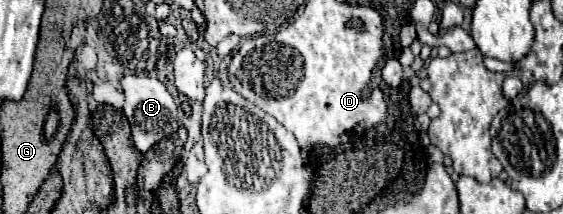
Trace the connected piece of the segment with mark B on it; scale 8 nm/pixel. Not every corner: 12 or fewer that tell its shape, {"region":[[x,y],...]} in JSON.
{"region":[[148,75],[122,79],[140,153],[178,131],[178,105]]}

